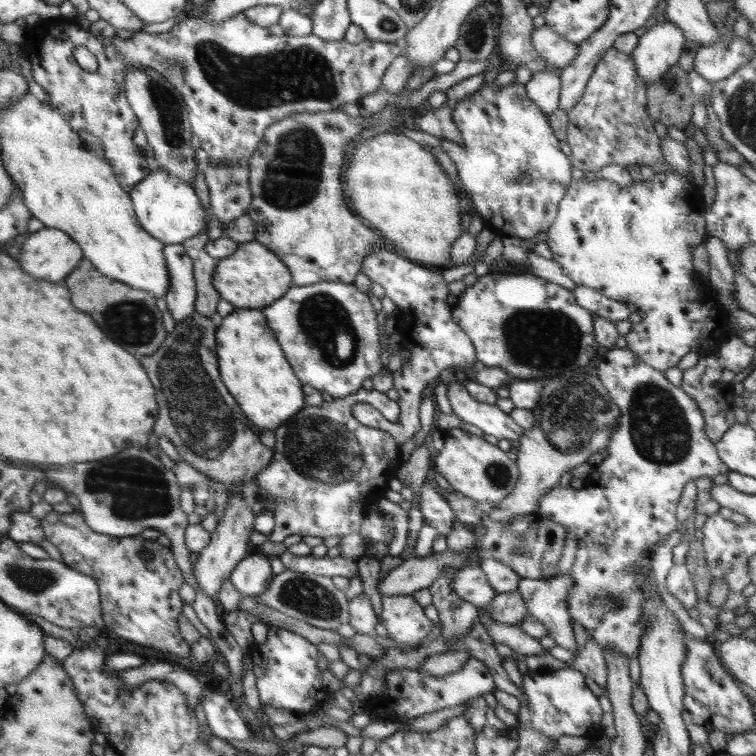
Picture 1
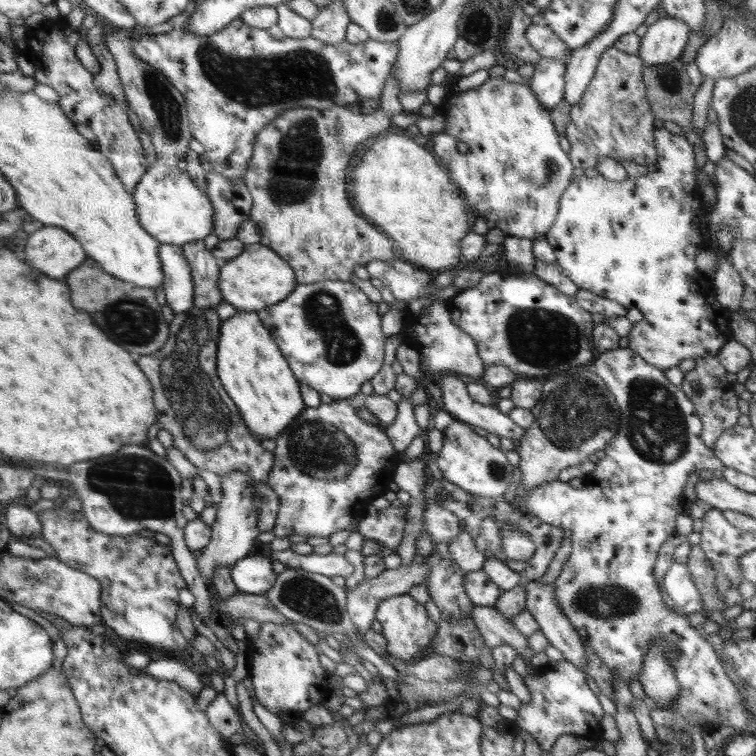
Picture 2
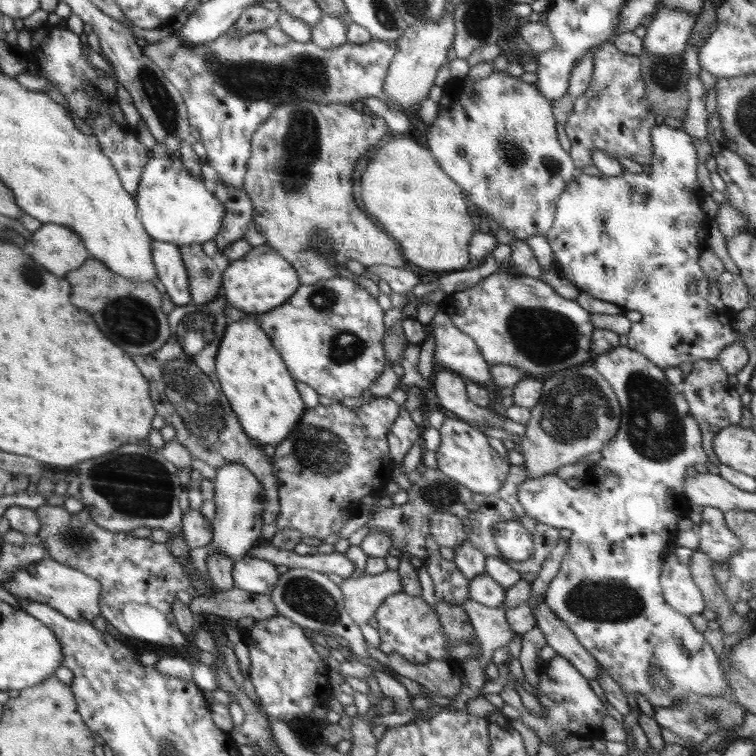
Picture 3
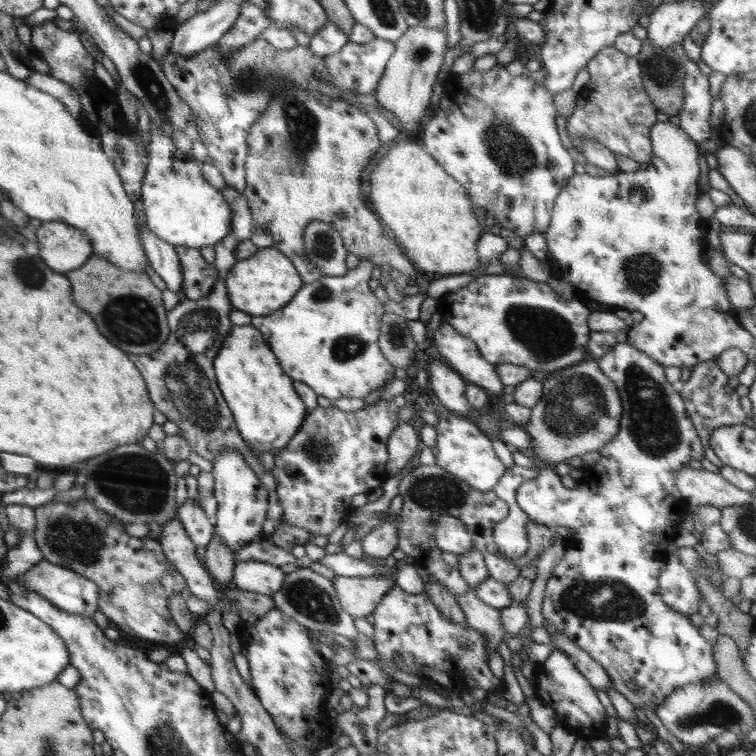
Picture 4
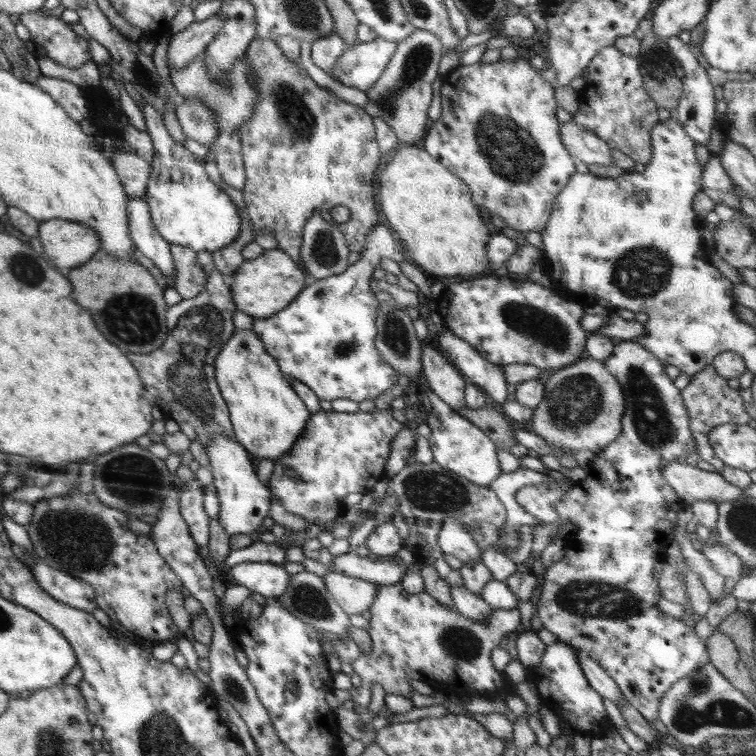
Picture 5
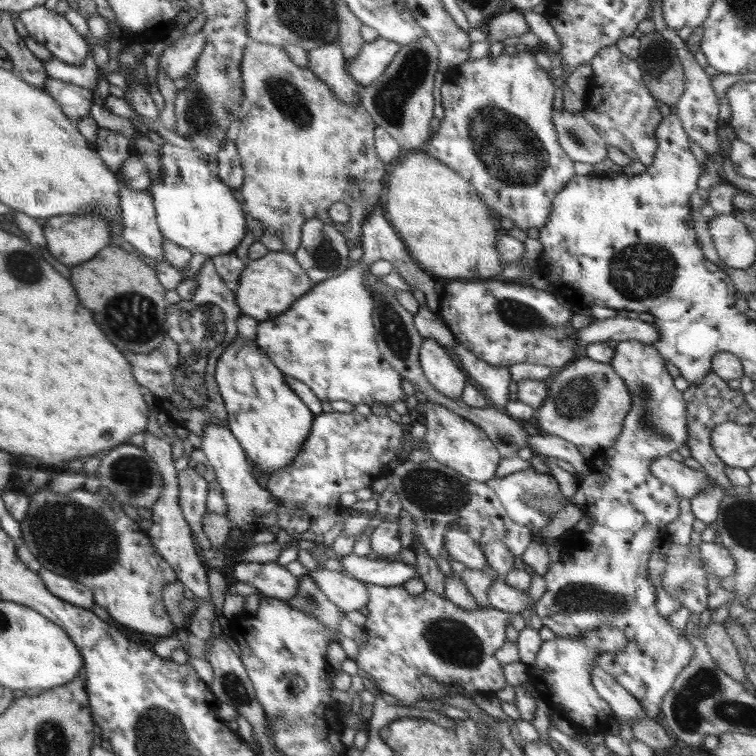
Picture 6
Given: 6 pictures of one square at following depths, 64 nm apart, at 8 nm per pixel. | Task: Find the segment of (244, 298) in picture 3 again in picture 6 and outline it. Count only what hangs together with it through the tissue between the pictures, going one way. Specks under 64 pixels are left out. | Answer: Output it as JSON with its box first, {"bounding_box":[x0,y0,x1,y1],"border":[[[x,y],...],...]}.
{"bounding_box":[234,250,314,321],"border":[[[286,250],[270,251],[266,256],[250,261],[240,272],[237,287],[234,288],[235,302],[243,314],[258,321],[266,321],[286,313],[286,310],[289,310],[302,294],[310,292],[314,285],[292,253]]]}

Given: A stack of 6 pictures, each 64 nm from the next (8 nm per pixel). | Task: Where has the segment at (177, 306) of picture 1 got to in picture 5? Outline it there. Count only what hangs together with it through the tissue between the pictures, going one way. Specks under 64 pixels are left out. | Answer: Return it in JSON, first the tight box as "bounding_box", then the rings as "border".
{"bounding_box":[126,196,176,278],"border":[[[145,196],[135,199],[127,197],[126,206],[128,206],[128,222],[130,222],[128,230],[130,230],[130,238],[132,238],[134,246],[146,258],[153,261],[163,276],[173,276],[174,278],[176,268],[174,268],[174,258],[170,254],[170,243],[162,238],[152,224]]]}

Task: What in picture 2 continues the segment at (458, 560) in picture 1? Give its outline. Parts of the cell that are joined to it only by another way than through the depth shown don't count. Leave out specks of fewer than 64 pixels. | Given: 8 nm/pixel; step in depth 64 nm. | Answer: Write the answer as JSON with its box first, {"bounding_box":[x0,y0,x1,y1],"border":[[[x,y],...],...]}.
{"bounding_box":[346,561,429,634],"border":[[[425,561],[423,564],[408,566],[401,565],[399,568],[386,569],[376,578],[362,580],[356,588],[346,593],[346,608],[356,629],[362,634],[372,628],[375,611],[378,605],[386,598],[406,595],[412,586],[422,586],[428,577],[429,567]]]}

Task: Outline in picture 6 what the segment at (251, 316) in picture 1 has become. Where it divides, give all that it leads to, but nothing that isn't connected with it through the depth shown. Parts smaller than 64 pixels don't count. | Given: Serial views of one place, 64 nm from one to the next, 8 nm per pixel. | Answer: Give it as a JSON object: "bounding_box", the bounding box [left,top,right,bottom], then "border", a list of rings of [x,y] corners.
{"bounding_box":[215,335,315,478],"border":[[[239,335],[234,338],[234,342],[227,346],[226,350],[218,358],[215,379],[227,410],[228,417],[226,417],[226,420],[228,420],[230,432],[242,445],[250,463],[258,466],[261,476],[266,474],[266,478],[268,476],[272,477],[274,472],[290,466],[294,462],[294,458],[298,456],[302,444],[310,436],[315,414],[286,384],[283,372],[278,370],[277,366],[274,366],[274,362],[258,348],[256,342]]]}

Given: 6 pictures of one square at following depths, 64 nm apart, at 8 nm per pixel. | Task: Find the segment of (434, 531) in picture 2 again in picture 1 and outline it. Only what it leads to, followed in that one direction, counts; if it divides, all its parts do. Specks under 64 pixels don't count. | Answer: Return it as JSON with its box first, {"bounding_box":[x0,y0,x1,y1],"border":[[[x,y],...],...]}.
{"bounding_box":[419,478,455,538],"border":[[[431,478],[422,484],[419,500],[422,500],[420,511],[424,515],[426,525],[435,528],[438,537],[447,538],[453,532],[455,515],[444,498],[436,492],[436,485]]]}

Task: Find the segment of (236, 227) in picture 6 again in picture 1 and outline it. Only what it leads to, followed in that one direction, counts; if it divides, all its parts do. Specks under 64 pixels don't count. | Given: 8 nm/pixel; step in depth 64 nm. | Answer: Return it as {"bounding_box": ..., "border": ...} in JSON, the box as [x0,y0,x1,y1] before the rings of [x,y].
{"bounding_box":[129,166,208,245],"border":[[[161,166],[149,172],[129,192],[137,221],[142,228],[165,245],[182,244],[206,230],[208,218],[193,185],[174,177]]]}

